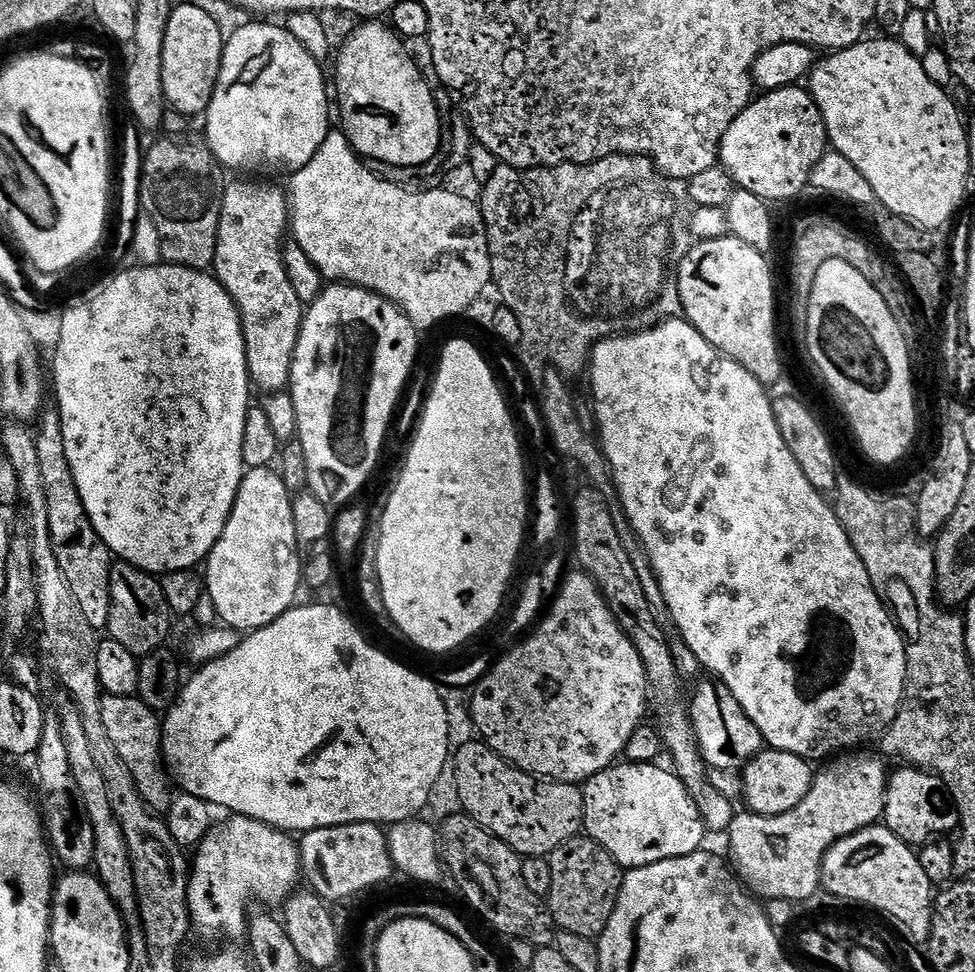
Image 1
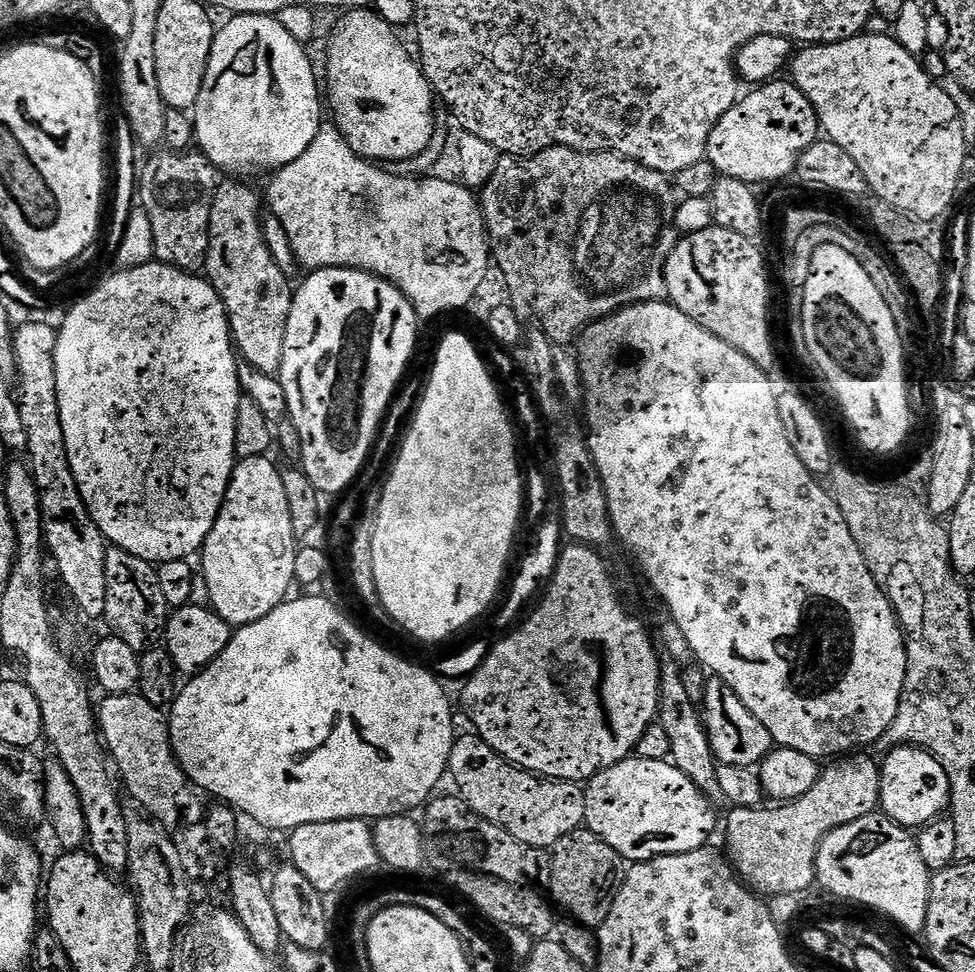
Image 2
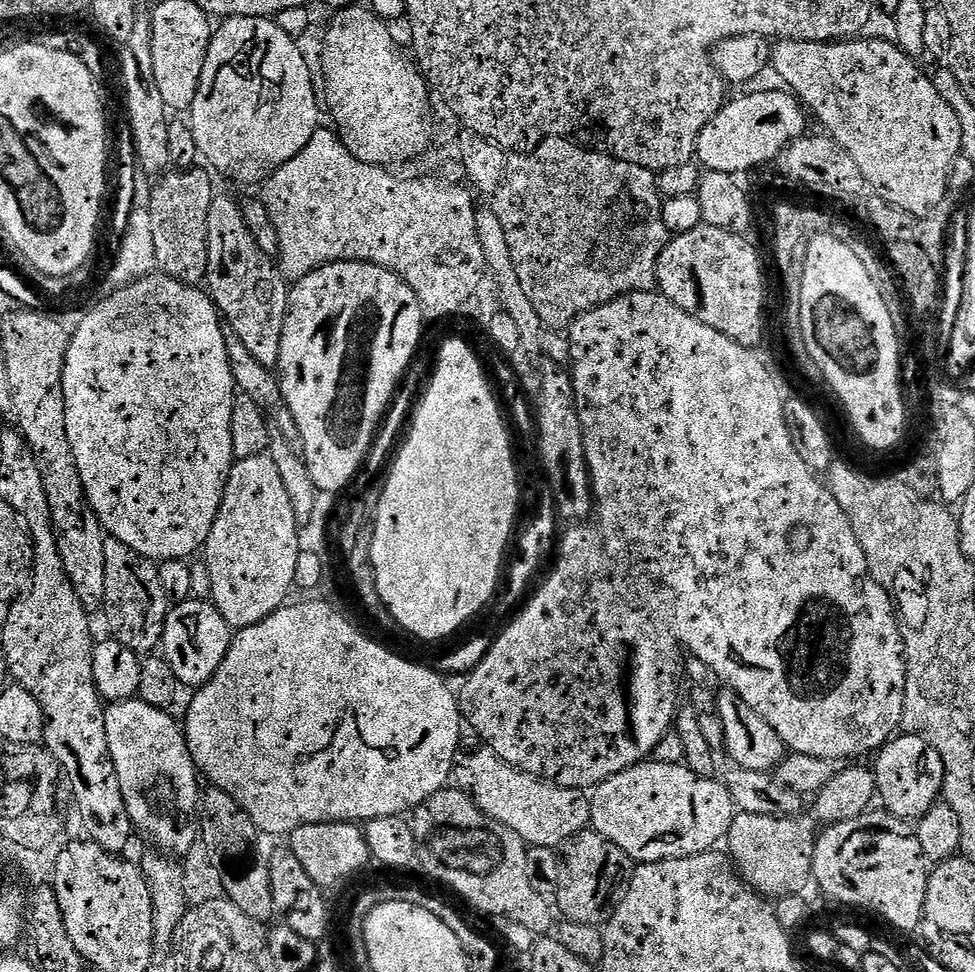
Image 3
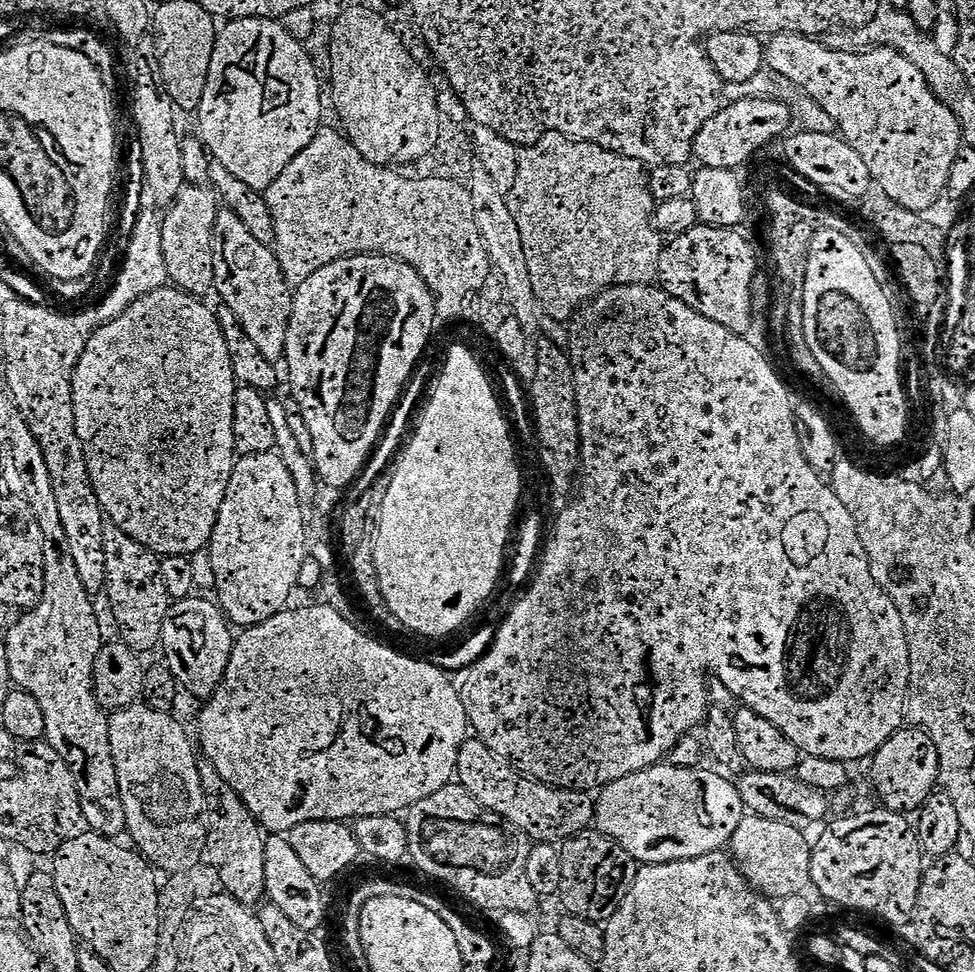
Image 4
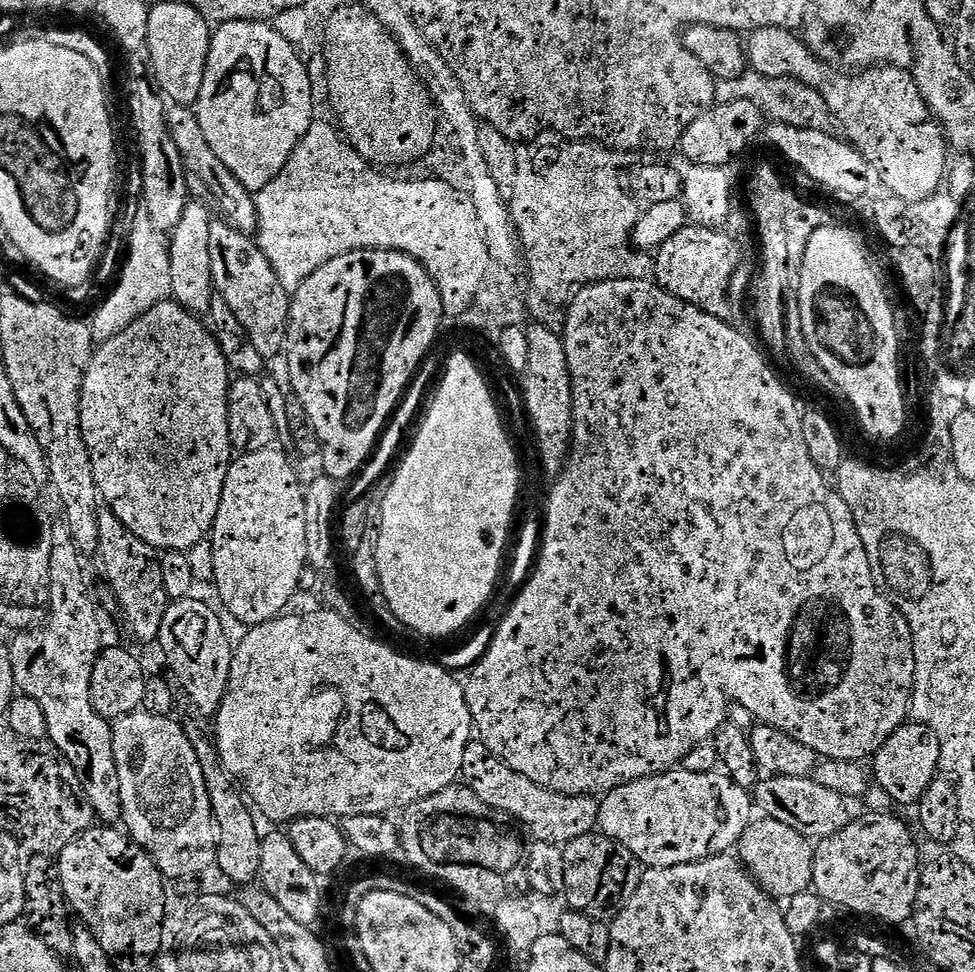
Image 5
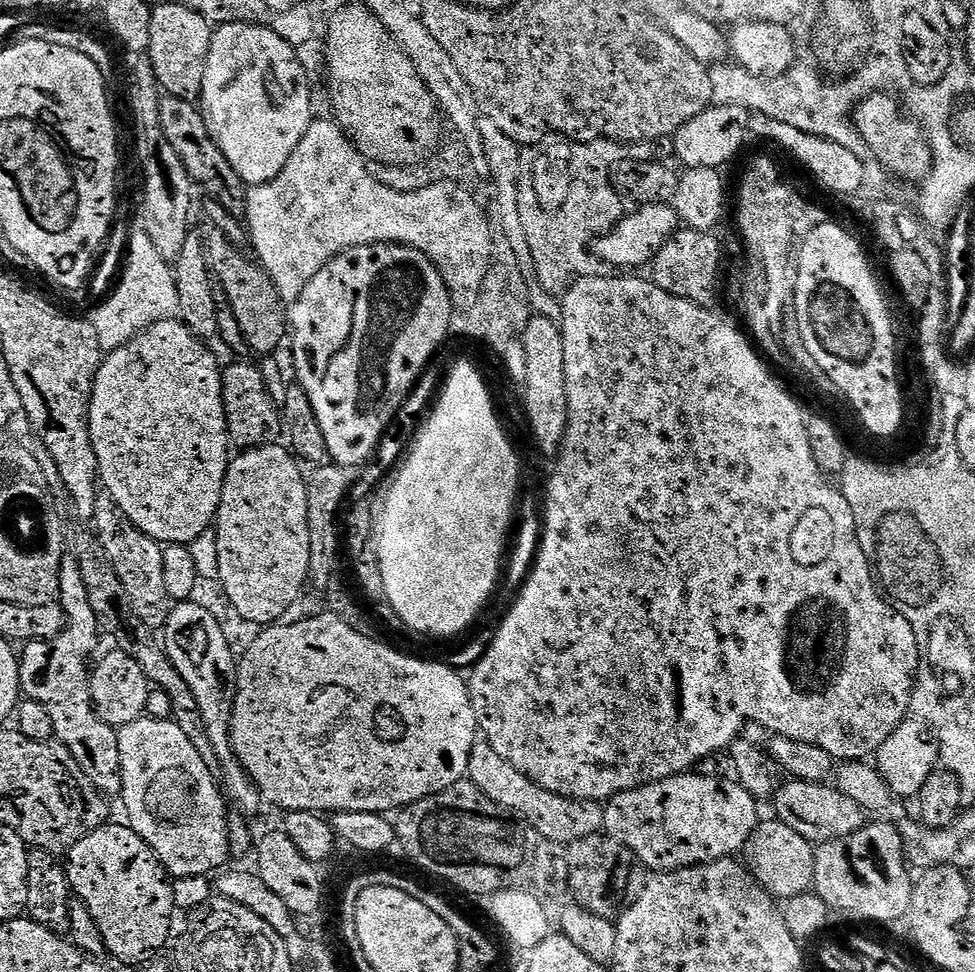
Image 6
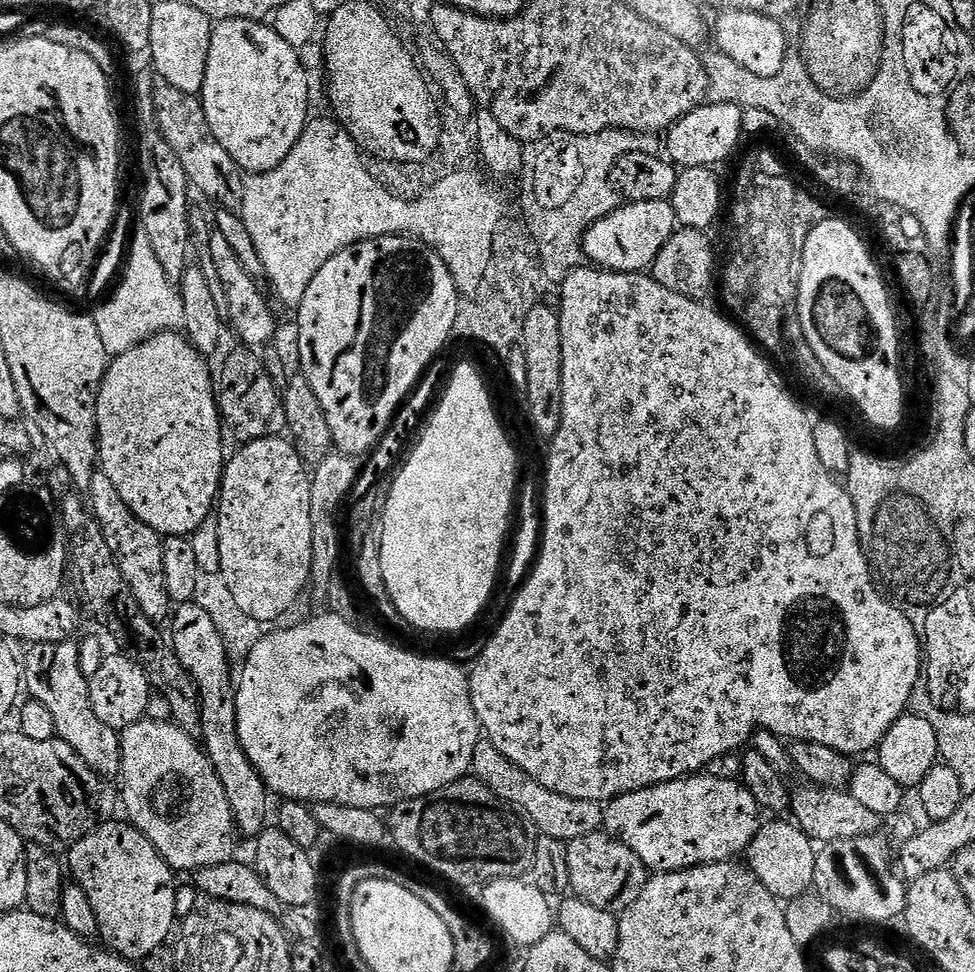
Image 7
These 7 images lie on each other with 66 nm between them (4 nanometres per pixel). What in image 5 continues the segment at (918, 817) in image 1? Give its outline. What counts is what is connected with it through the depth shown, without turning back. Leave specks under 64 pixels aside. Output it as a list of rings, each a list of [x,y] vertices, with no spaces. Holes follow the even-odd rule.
[[[906,722],[882,745],[873,757],[872,774],[876,783],[894,802],[904,806],[918,803],[929,784],[937,777],[941,744],[937,735],[925,724]]]

